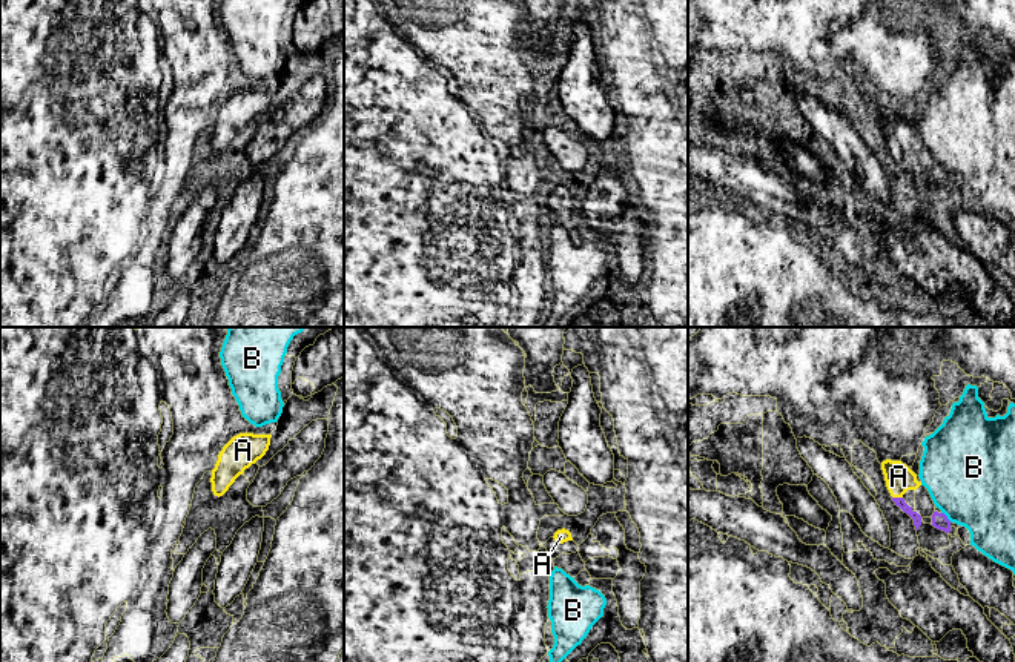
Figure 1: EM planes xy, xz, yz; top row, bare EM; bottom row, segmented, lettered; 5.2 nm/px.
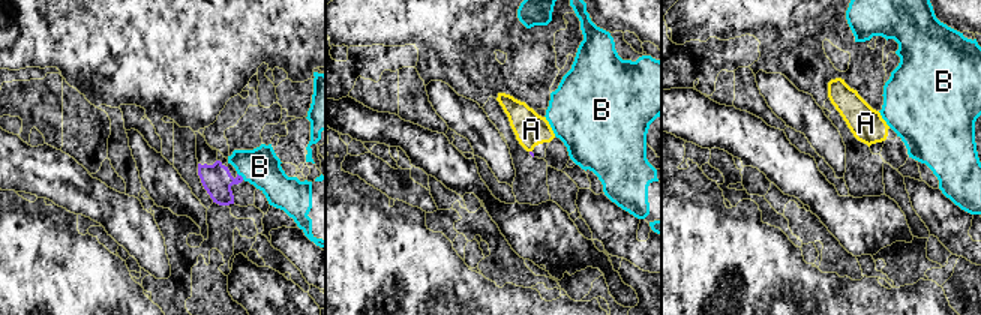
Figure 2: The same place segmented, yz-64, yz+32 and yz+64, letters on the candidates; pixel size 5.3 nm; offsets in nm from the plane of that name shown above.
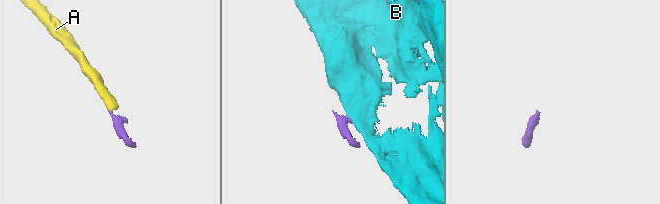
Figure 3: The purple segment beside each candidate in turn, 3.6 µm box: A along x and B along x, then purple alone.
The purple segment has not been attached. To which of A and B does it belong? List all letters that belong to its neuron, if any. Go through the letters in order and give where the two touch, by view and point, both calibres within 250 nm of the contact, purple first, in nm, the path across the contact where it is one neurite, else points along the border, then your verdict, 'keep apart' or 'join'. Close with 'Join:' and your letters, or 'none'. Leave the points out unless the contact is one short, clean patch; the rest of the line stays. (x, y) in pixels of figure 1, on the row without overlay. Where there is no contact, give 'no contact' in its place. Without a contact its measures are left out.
A: contact yz (897, 154); calibres 50 and 150 nm; join
B: contact yz (946, 172); calibres 90 and 460 nm; border yz (942, 168), (951, 177); keep apart
Join: A

